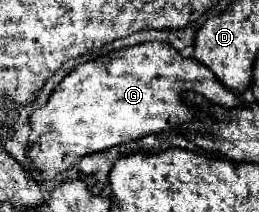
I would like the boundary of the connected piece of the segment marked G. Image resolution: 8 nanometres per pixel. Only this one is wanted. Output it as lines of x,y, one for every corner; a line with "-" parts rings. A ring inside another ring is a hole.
159,40
109,52
93,62
75,66
53,90
47,106
31,114
27,152
31,166
37,168
43,178
53,178
75,166
85,154
159,134
191,120
215,122
209,112
185,102
187,92
201,94
211,106
225,110
239,106
239,98
223,88
207,66
195,58
183,58
179,50

